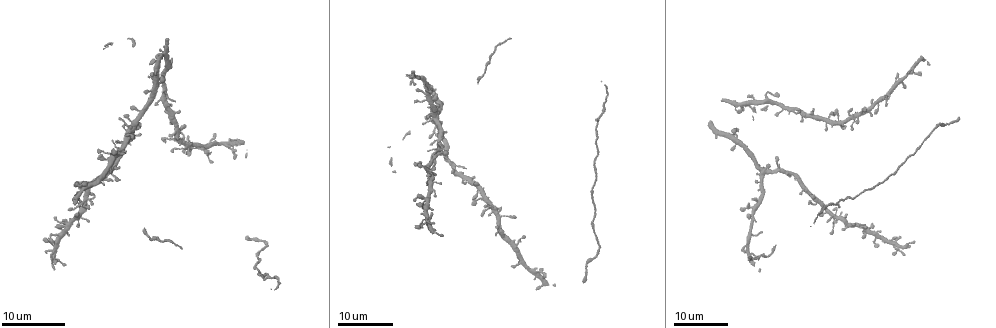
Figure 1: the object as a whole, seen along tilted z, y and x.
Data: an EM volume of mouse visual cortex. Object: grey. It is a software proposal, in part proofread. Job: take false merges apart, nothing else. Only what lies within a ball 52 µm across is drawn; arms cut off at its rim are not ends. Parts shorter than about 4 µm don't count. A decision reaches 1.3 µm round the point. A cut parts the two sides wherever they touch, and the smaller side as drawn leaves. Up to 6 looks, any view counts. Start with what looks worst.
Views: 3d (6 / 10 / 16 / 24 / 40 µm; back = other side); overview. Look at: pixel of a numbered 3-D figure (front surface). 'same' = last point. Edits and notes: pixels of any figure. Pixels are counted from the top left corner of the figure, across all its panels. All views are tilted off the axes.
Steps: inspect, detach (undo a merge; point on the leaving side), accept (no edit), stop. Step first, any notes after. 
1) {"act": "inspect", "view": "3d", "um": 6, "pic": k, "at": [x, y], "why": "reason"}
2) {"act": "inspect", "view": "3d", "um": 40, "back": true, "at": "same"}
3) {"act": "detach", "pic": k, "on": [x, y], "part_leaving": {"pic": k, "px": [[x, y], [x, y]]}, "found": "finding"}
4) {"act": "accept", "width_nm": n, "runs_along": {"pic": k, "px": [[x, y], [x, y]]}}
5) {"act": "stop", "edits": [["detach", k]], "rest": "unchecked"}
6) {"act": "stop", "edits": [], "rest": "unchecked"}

{"act": "inspect", "view": "3d", "um": 24, "pic": 1, "at": [424, 84], "why": "arms part here"}

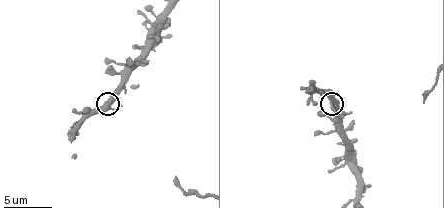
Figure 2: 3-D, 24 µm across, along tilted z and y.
{"act": "inspect", "view": "3d", "um": 6, "pic": 2, "at": [333, 99]}

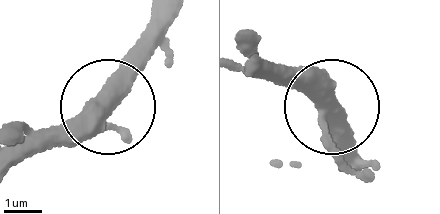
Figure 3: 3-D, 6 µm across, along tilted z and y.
{"act": "accept", "arms": 3, "runs_along": {"pic": 3, "px": [[173, 16], [130, 84], [15, 162]]}, "found": "one cell here"}

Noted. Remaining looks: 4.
{"act": "inspect", "view": "3d", "um": 24, "pic": 1, "at": [750, 110], "why": "calibre changes"}

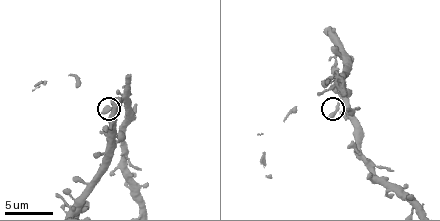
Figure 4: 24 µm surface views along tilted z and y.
{"act": "inspect", "view": "3d", "um": 6, "pic": 4, "at": [108, 109]}

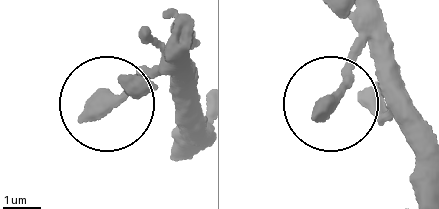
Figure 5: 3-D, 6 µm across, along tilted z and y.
{"act": "inspect", "view": "3d", "um": 6, "back": true, "pic": 5, "at": [333, 97], "why": "from behind"}

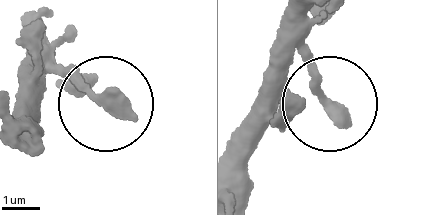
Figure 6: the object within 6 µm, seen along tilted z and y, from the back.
{"act": "accept", "found": "one cell here"}

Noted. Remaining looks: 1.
{"act": "stop", "edits": [], "rest": "unchecked"}

